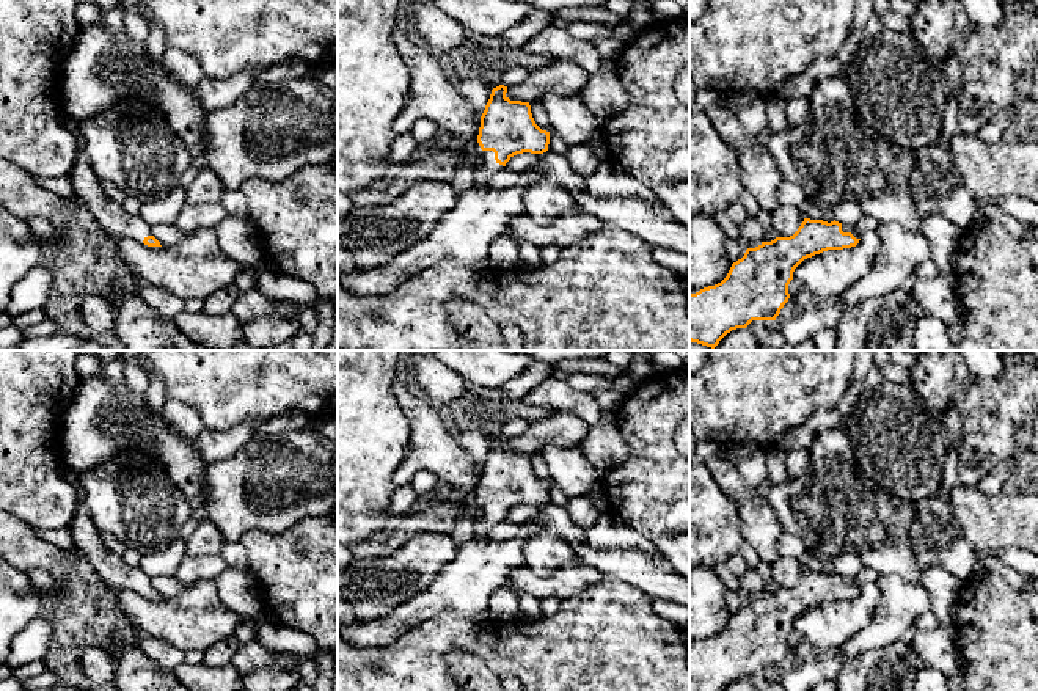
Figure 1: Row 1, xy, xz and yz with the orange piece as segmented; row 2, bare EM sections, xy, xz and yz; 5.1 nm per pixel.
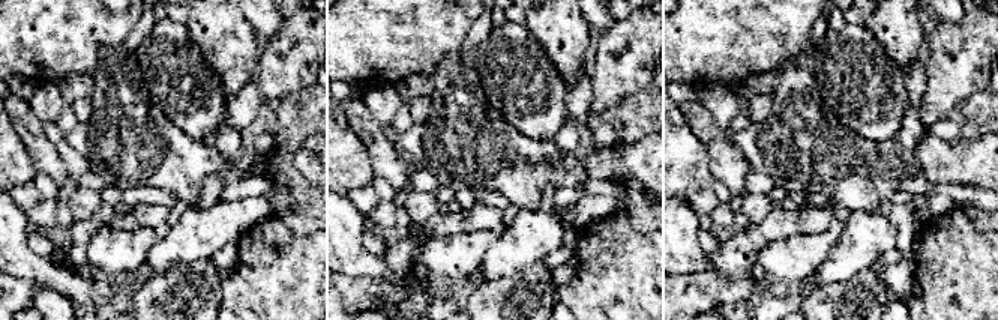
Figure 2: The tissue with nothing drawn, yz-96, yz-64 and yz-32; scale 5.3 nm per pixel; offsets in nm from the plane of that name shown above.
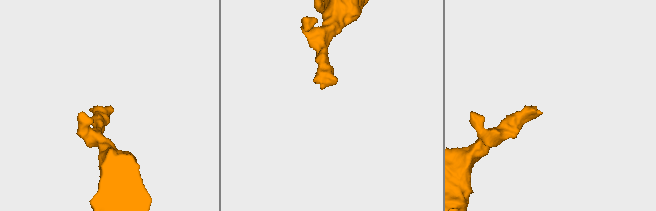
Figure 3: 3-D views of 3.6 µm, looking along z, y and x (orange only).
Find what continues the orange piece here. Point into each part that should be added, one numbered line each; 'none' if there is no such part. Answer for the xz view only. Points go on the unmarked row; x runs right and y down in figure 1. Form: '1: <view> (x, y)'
1: xz (484, 517)

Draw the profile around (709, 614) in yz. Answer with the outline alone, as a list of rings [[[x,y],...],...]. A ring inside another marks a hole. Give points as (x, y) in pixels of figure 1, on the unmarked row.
[[[689,565],[689,644],[721,634],[732,614],[724,600],[726,586],[713,567]]]

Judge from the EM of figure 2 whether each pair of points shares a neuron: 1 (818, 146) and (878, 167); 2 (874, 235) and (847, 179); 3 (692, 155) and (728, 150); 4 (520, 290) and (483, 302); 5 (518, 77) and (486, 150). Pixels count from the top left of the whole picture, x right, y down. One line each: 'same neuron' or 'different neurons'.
1: same neuron
2: different neurons
3: different neurons
4: same neuron
5: different neurons

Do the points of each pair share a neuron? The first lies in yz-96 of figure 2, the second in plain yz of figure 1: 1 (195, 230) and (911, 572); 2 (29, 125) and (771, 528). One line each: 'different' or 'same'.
1: different
2: same

